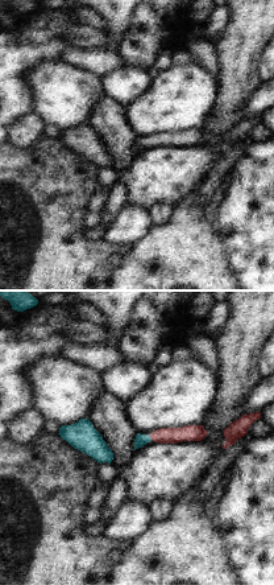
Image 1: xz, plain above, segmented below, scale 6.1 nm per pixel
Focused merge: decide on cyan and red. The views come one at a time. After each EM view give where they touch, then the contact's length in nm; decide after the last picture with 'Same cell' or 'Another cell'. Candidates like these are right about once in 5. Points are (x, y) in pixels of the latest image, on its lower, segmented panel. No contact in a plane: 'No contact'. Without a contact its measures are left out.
Touches cyan at (150, 439). Shared border 40 nm

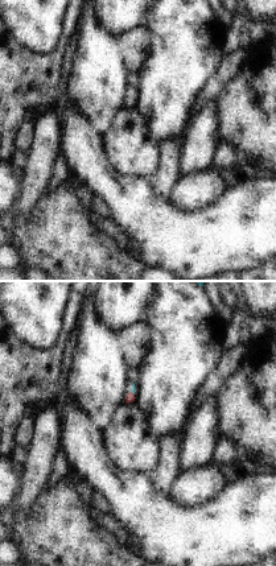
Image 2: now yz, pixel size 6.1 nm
Touches cyan at (132, 392). Shared border 40 nm

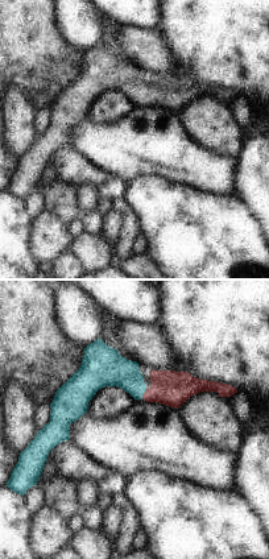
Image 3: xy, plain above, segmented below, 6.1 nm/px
Touches cyan at (143, 394). Shared border 70 nm

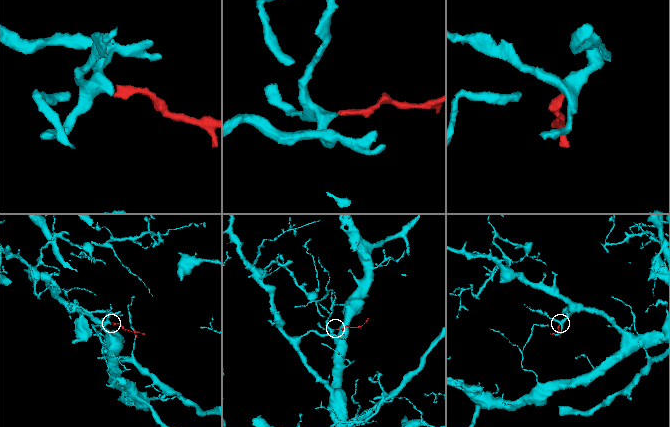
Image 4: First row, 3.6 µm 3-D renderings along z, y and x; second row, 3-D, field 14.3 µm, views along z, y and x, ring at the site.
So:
Same cell

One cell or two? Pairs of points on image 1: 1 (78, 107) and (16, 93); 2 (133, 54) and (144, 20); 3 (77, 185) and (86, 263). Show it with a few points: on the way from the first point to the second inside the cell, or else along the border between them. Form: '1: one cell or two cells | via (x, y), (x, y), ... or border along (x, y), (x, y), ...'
1: two cells | border along (33, 65), (25, 74), (32, 94), (33, 110)
2: one cell | via (140, 46), (148, 36), (148, 28)
3: one cell | via (71, 205), (73, 243)

